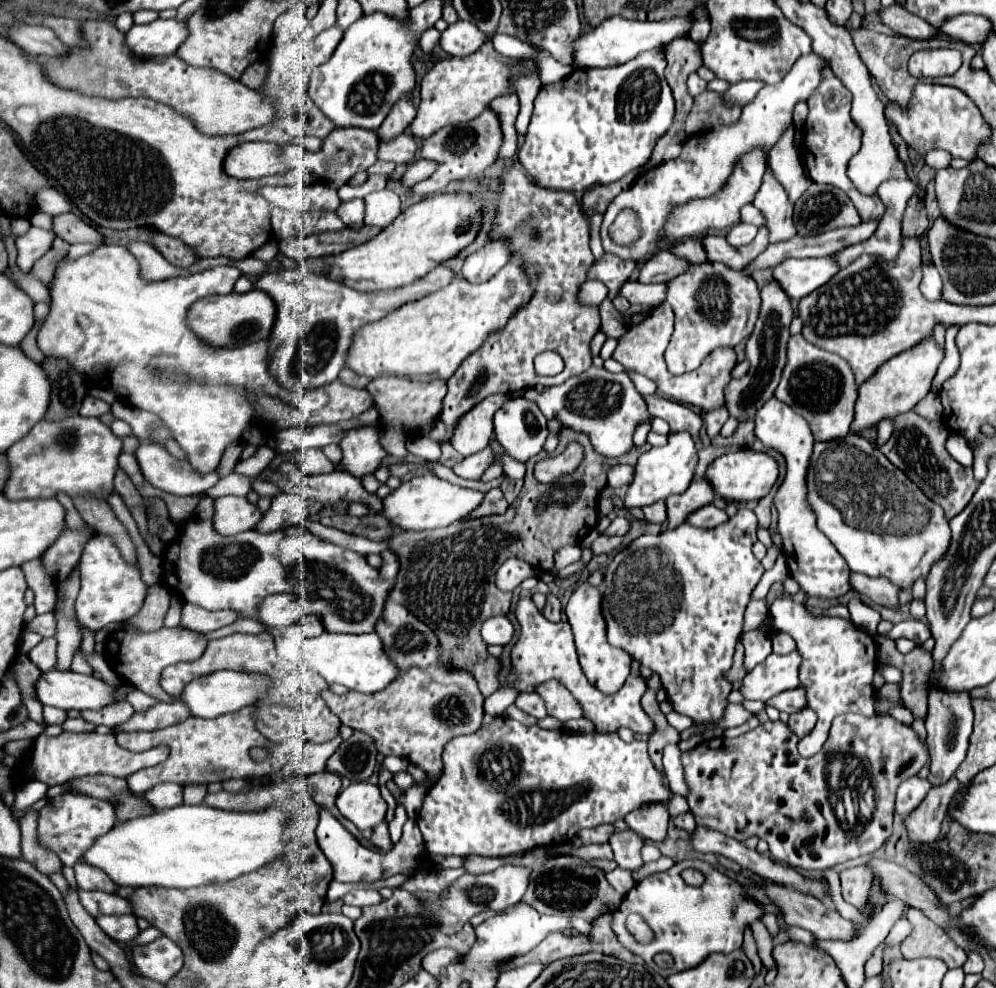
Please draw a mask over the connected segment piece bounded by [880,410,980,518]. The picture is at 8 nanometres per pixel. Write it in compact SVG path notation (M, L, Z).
M914 410L900 414L894 418L896 430L892 432L890 440L886 444L880 446L880 452L900 470L904 470L904 474L916 484L920 486L920 490L936 504L940 504L944 508L946 518L954 518L956 514L960 514L966 504L970 502L970 498L974 496L974 492L978 490L980 482L974 478L972 468L970 466L962 466L958 464L946 450L946 424L936 424L930 422L922 416L918 416Z

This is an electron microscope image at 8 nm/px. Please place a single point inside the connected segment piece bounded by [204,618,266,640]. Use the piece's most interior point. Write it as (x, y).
(247, 625)

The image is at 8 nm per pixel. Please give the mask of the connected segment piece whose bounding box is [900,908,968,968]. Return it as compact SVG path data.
M910 908L906 916L912 920L912 926L914 926L912 936L908 936L900 946L902 956L906 960L936 956L936 958L942 958L948 964L948 968L964 966L968 958L966 952L960 946L956 946L942 928L930 922L918 908Z

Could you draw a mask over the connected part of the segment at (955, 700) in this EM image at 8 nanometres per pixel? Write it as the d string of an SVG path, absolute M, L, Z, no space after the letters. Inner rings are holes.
M930 690L928 696L928 716L926 716L926 730L928 730L928 750L930 750L930 774L928 782L932 786L942 786L948 782L960 762L966 758L968 738L972 734L972 698L968 692L964 694L948 694L948 690Z

